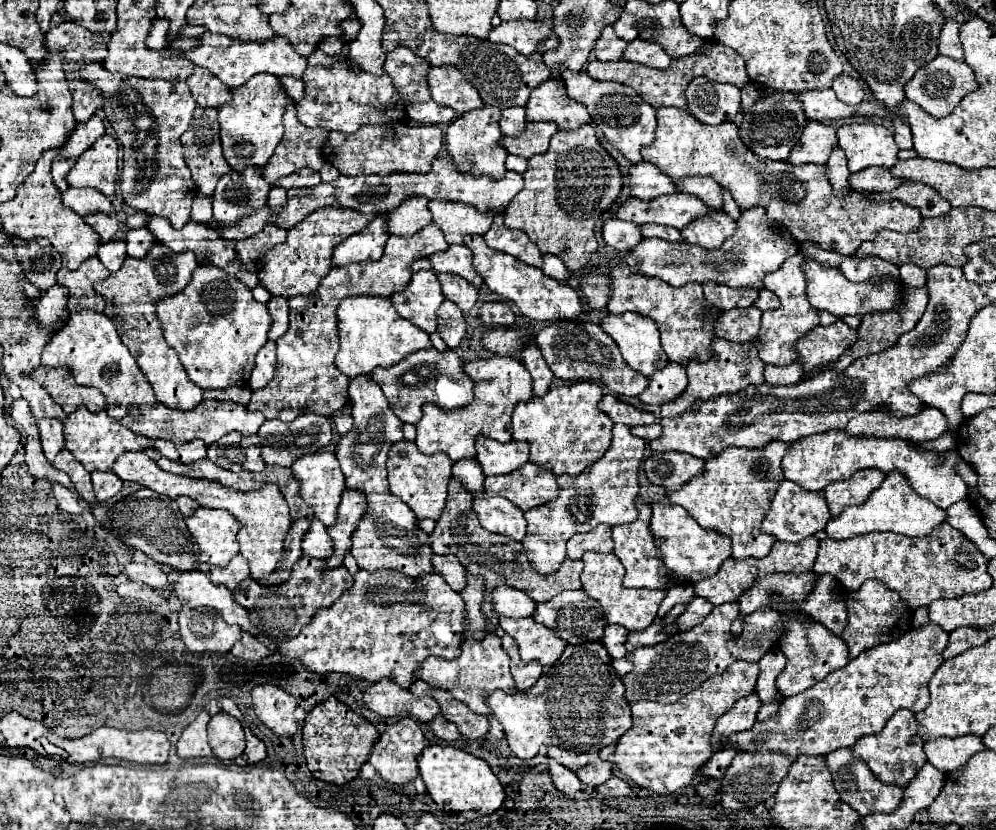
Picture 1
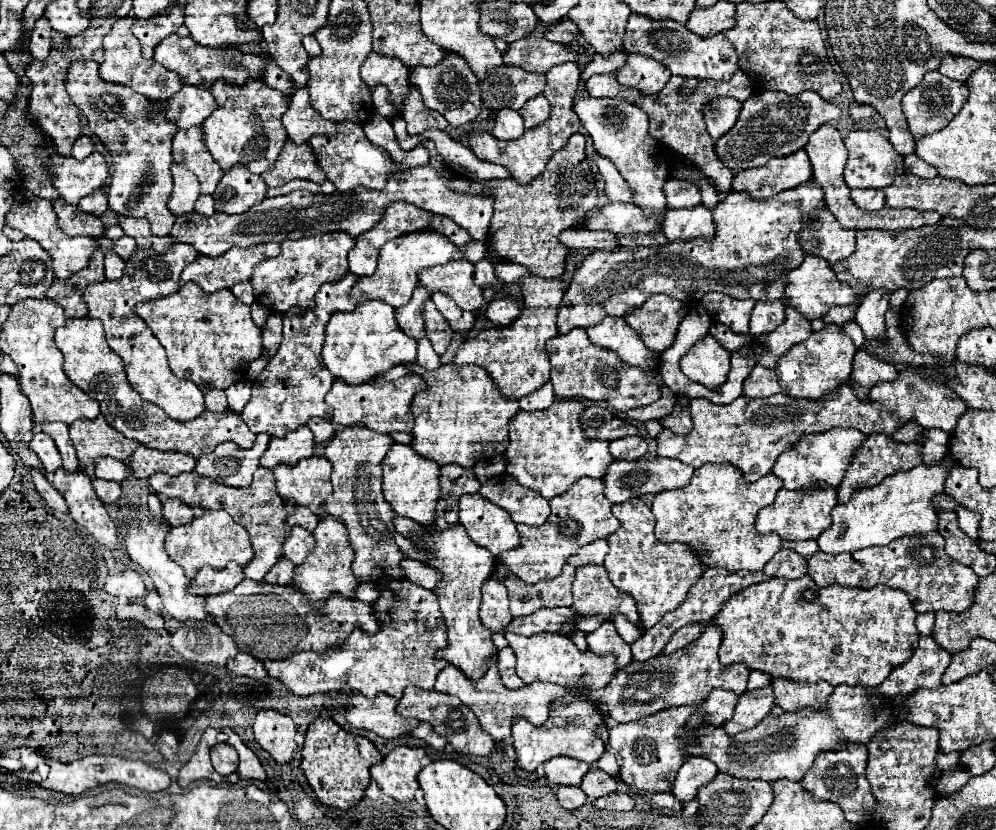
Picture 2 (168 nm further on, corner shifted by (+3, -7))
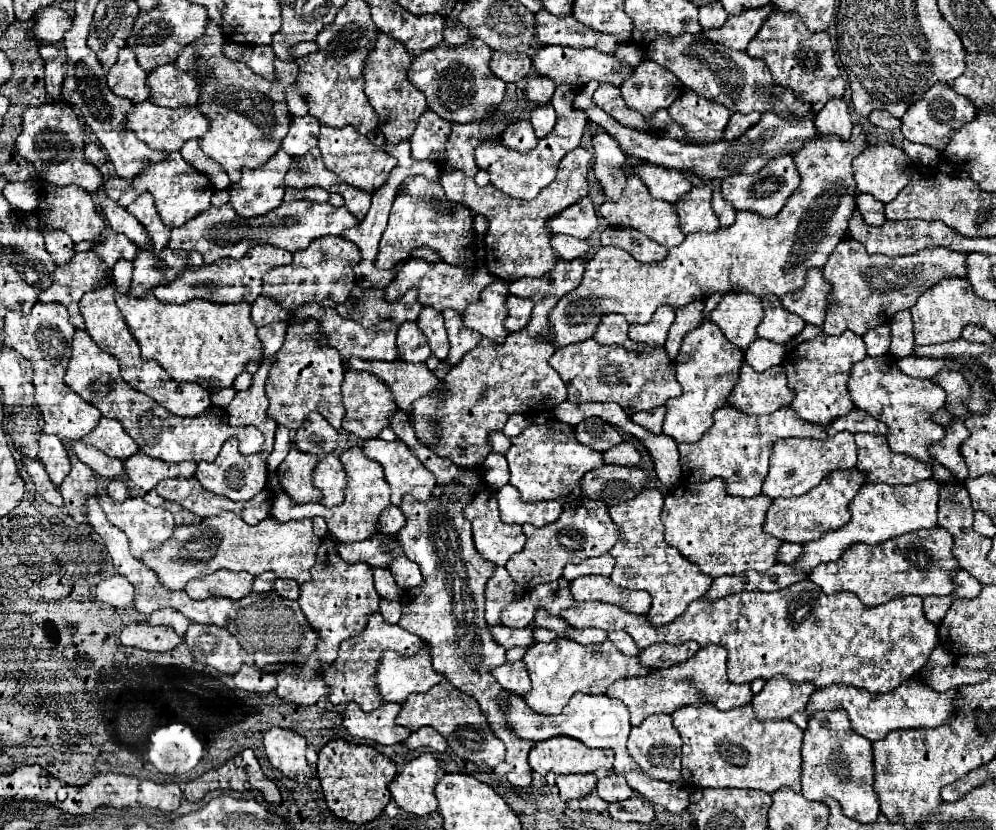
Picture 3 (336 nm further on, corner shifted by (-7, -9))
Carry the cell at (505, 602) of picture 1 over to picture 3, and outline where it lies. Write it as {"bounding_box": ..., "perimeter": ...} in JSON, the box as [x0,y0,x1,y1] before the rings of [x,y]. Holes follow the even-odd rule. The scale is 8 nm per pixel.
{"bounding_box":[485,567,525,625],"perimeter":[[[495,567],[493,575],[489,577],[487,585],[485,585],[485,619],[489,625],[501,625],[499,623],[499,615],[501,609],[515,601],[521,599],[525,595],[525,591],[509,577],[505,567]]]}

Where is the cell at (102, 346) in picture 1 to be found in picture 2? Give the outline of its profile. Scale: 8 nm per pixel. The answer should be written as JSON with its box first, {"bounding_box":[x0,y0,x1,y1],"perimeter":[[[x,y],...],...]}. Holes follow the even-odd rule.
{"bounding_box":[55,317,255,457],"perimeter":[[[91,317],[69,319],[67,325],[57,329],[55,345],[65,355],[65,373],[71,379],[71,383],[77,385],[81,391],[85,391],[89,397],[97,399],[105,421],[109,421],[109,425],[119,433],[123,433],[125,437],[135,439],[141,445],[157,451],[179,451],[191,453],[193,457],[211,453],[219,443],[225,441],[233,441],[243,449],[253,447],[255,435],[249,431],[241,415],[235,411],[213,413],[205,409],[197,419],[189,423],[179,423],[169,419],[163,413],[163,409],[157,409],[157,405],[143,401],[141,395],[129,385],[121,357],[107,345],[101,321]]]}

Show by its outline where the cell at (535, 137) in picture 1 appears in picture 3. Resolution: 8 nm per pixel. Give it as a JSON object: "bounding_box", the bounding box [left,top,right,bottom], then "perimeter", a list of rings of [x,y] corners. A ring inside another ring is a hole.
{"bounding_box":[475,83,587,201],"perimeter":[[[567,83],[557,85],[555,95],[551,99],[551,105],[557,113],[557,125],[547,137],[539,139],[537,147],[533,151],[529,151],[527,155],[519,155],[517,151],[507,151],[507,147],[503,147],[499,141],[497,143],[481,143],[477,147],[477,151],[475,151],[477,165],[489,173],[491,185],[495,185],[499,191],[503,191],[509,197],[529,201],[529,199],[535,199],[539,195],[539,191],[545,189],[555,179],[559,161],[563,159],[565,153],[579,147],[583,129],[587,125],[587,117],[583,115],[583,111],[575,111],[571,107],[571,99],[575,97],[575,91],[577,91],[577,87],[571,87]]]}

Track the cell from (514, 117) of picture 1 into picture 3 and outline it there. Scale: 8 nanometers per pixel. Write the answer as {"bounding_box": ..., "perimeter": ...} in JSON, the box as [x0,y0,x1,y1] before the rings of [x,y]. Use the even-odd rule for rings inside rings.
{"bounding_box":[501,121,537,153],"perimeter":[[[515,121],[503,133],[501,143],[503,143],[503,147],[513,149],[517,153],[527,153],[527,151],[535,149],[537,137],[535,137],[535,131],[533,131],[529,121]]]}

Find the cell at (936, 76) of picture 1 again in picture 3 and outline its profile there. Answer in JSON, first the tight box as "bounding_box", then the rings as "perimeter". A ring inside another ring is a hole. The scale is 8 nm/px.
{"bounding_box":[901,85,975,151],"perimeter":[[[933,85],[921,101],[917,101],[909,111],[905,111],[905,115],[901,117],[901,133],[907,141],[913,143],[921,143],[927,147],[933,147],[937,151],[943,151],[951,139],[951,135],[961,129],[965,123],[975,119],[975,109],[971,107],[969,99],[963,99],[963,95],[955,95],[951,91],[949,85]]]}

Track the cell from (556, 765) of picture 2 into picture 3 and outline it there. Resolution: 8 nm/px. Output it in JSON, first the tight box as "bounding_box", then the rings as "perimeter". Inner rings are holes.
{"bounding_box":[557,775,597,801],"perimeter":[[[559,775],[557,787],[563,801],[583,799],[593,793],[597,785],[597,775]]]}

